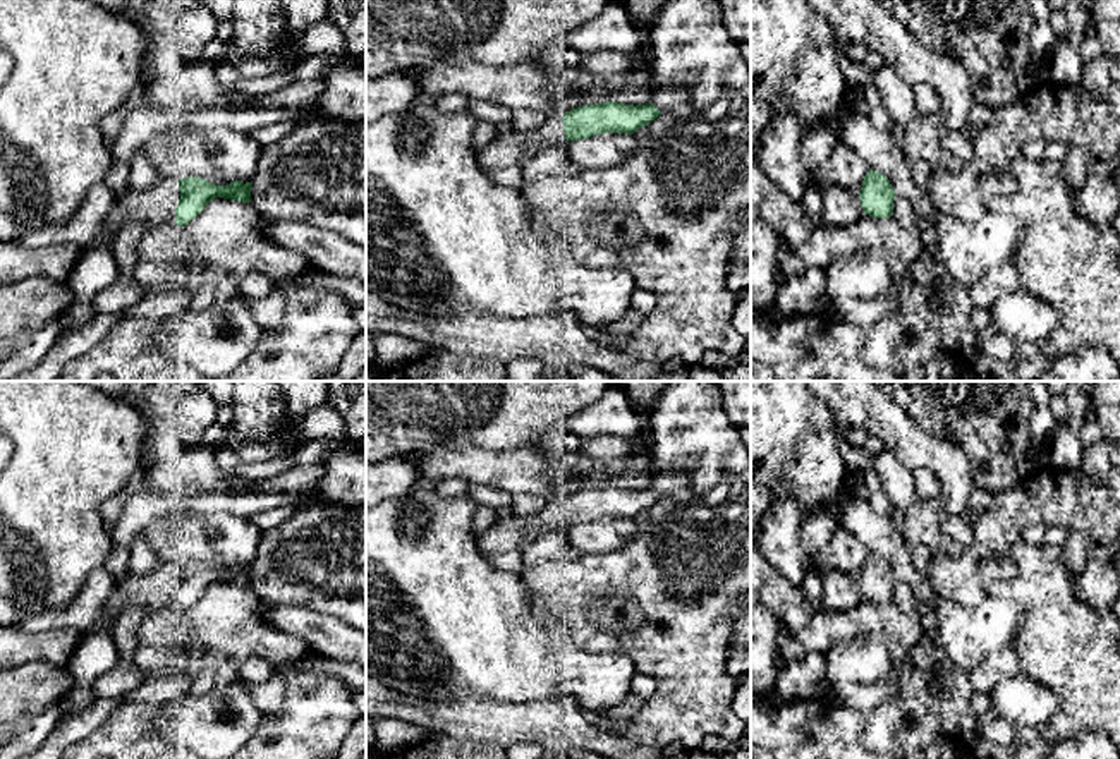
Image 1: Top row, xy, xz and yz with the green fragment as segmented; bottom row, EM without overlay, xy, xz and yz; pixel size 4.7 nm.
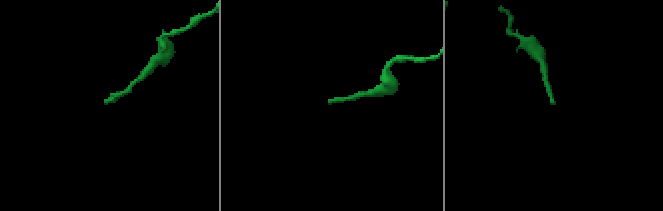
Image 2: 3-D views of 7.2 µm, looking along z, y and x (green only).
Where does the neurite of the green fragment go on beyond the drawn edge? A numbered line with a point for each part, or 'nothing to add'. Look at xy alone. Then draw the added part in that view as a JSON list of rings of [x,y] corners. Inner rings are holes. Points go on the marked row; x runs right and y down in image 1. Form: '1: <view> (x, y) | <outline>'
1: xy (155, 206) | [[[161,179],[148,191],[125,189],[124,196],[113,201],[100,234],[86,247],[112,246],[119,232],[134,223],[146,227],[144,234],[161,225],[175,223],[175,208],[180,199],[179,180]]]

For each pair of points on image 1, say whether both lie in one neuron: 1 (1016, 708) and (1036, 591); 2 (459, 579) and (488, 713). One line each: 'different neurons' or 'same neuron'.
1: different neurons
2: different neurons

